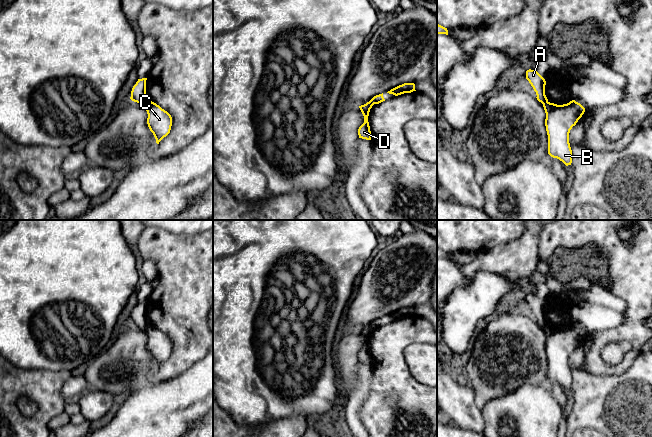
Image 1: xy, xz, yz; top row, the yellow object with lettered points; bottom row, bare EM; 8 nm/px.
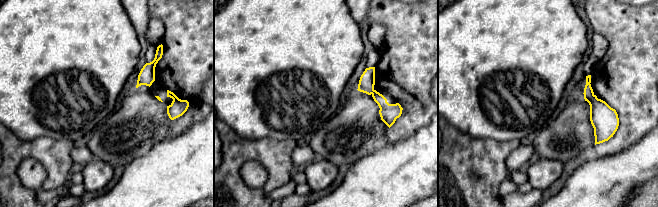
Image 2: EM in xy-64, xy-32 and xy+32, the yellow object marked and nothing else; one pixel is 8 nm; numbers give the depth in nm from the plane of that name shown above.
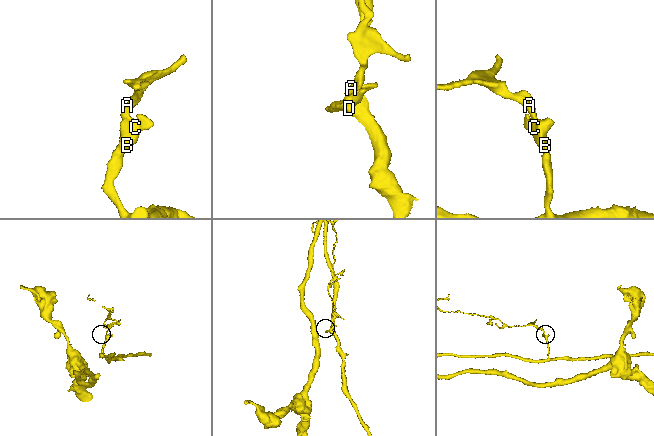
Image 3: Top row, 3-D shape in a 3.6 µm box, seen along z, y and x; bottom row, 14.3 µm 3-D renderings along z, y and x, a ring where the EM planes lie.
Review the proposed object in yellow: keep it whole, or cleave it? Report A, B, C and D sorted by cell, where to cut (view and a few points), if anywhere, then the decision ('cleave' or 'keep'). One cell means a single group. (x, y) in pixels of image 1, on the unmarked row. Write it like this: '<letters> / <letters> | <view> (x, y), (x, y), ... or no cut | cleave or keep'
A / B C D | yz (547, 325), (542, 327) | cleave

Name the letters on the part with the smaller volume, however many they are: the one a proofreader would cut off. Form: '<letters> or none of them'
A

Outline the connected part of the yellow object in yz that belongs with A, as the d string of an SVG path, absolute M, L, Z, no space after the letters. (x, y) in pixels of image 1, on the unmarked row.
M531 293L526 295L526 303L536 316L537 324L541 327L548 326L548 323L545 319L545 303L537 295Z

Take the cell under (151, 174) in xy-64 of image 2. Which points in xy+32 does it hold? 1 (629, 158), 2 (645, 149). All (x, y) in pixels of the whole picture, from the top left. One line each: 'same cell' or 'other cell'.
1: same cell
2: same cell

